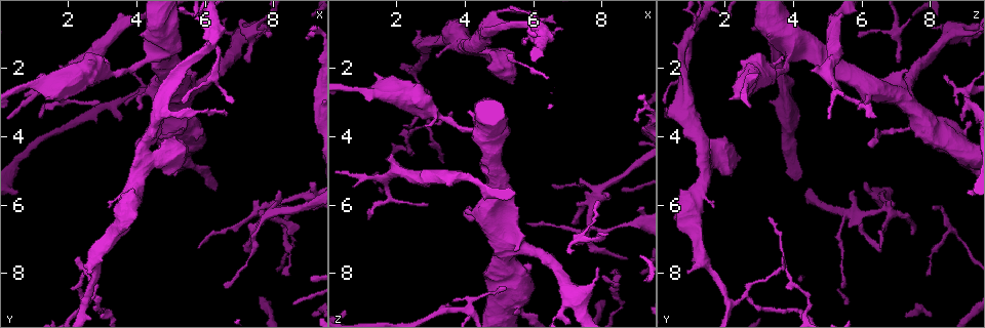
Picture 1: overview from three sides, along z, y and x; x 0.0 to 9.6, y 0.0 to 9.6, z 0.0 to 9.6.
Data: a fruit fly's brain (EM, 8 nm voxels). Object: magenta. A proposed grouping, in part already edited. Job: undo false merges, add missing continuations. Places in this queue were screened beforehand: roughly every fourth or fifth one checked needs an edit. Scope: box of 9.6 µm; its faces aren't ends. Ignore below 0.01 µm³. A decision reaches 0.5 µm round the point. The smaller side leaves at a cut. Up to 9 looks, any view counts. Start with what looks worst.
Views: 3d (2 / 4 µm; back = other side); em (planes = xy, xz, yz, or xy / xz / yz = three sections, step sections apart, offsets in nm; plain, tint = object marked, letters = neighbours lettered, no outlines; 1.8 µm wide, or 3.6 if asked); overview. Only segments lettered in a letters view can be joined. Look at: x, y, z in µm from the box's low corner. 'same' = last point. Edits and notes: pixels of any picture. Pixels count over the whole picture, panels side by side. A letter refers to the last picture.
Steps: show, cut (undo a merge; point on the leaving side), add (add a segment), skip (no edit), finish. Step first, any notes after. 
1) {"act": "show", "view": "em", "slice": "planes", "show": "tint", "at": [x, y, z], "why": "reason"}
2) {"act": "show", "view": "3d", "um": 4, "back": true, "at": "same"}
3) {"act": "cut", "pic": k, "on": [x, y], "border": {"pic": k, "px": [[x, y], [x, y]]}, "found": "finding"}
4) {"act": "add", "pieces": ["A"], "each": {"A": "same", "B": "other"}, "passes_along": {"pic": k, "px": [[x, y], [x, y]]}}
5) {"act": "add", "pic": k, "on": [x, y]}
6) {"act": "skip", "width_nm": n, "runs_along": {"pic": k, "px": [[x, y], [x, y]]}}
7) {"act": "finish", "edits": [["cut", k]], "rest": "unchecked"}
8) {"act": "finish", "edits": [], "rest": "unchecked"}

{"act": "show", "view": "3d", "um": 4, "back": true, "at": [7.25, 7.45, 6.60]}

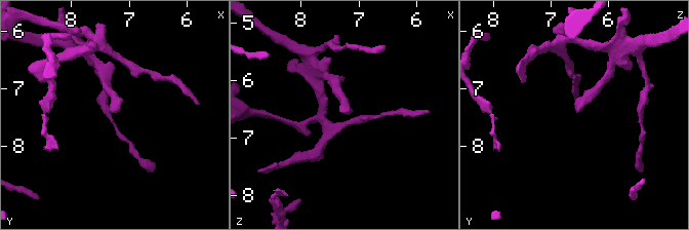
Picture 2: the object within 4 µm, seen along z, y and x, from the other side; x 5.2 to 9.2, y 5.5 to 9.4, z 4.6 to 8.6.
{"act": "show", "view": "em", "slice": "planes", "show": "tint", "at": [7.25, 7.45, 6.55], "why": "shape alone is not enough"}

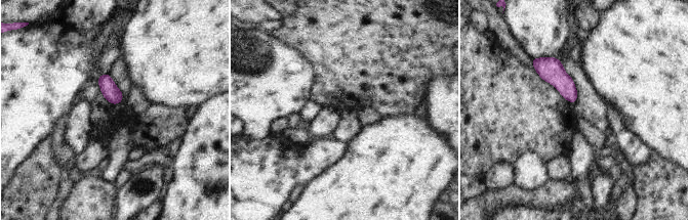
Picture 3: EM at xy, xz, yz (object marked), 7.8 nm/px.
{"act": "show", "view": "em", "slice": "planes", "show": "letters", "at": "same"}

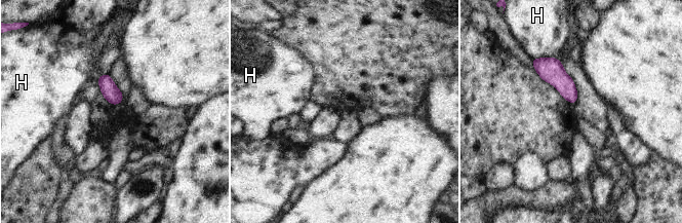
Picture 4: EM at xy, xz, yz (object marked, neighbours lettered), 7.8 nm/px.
{"act": "skip", "each": {"H": "other"}, "found": "no lettered segment goes on from it"}

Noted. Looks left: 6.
{"act": "show", "view": "3d", "um": 4, "back": true, "at": [6.60, 3.40, 0.65], "why": "tapers out"}

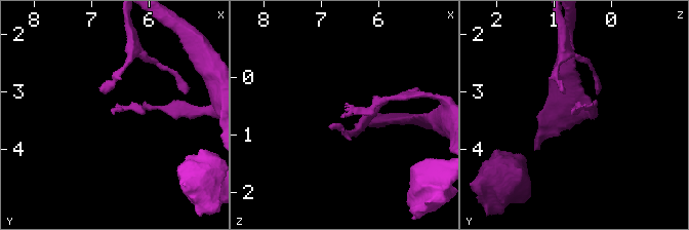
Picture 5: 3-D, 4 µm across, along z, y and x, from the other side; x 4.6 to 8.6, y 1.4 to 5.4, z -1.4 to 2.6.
{"act": "show", "view": "em", "slice": "xz", "step": 16, "show": "letters", "at": [6.65, 3.40, 0.70]}

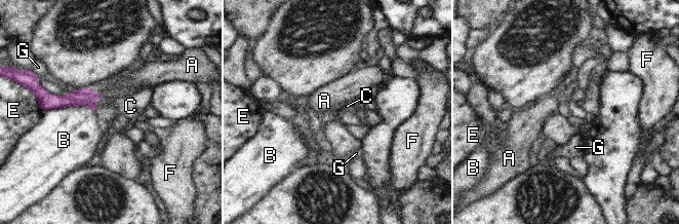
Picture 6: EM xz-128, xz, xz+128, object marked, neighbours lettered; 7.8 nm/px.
{"act": "add", "pieces": ["C"], "longest_contact_nm": ["B", 320], "each": {"A": "other", "B": "other", "C": "same", "E": "other", "F": "other", "G": "other"}, "found": "the neuron continues"}

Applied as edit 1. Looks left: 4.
{"act": "show", "view": "overview", "why": "redraw"}

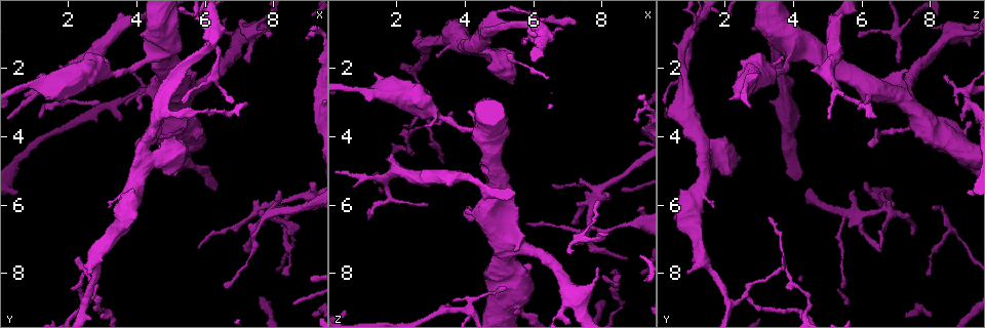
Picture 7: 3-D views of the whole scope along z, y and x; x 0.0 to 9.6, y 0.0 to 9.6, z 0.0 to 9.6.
{"act": "show", "view": "em", "slice": "planes", "show": "letters", "at": [2.75, 8.70, 2.60], "why": "abrupt turn"}

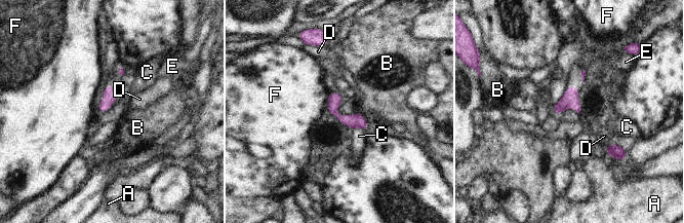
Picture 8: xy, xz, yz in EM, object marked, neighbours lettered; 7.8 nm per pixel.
{"act": "skip", "longest_contact_nm": ["D", 180], "each": {"A": "other", "B": "other", "C": "other", "D": "other", "E": "other", "F": "other"}, "border": {"pic": 8, "px": [[357, 112], [363, 116]]}, "found": "one neuron here"}

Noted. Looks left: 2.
{"act": "show", "view": "3d", "um": 2, "back": true, "at": [1.20, 3.40, 6.50], "why": "free end"}

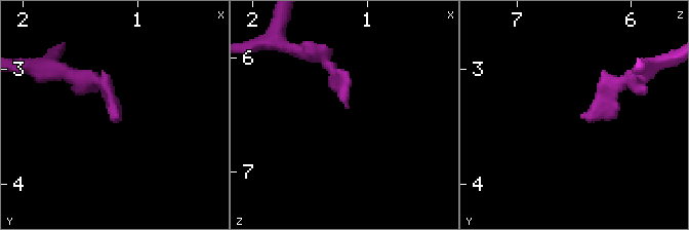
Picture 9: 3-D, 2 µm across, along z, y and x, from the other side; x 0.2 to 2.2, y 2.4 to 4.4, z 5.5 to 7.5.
{"act": "show", "view": "em", "slice": "planes", "show": "letters", "at": [1.18, 3.44, 6.44]}

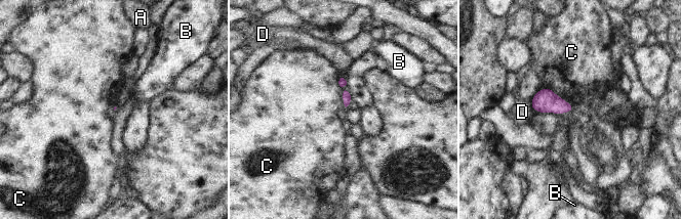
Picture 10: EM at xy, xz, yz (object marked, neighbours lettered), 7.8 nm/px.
{"act": "skip", "each": {"A": "other", "B": "other", "C": "other", "D": "other"}, "border": {"pic": 10, "px": [[531, 101], [550, 88], [574, 110]]}, "found": "no lettered segment goes on from it"}

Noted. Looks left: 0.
{"act": "finish", "edits": [["add", 6]], "rest": "unchecked"}

